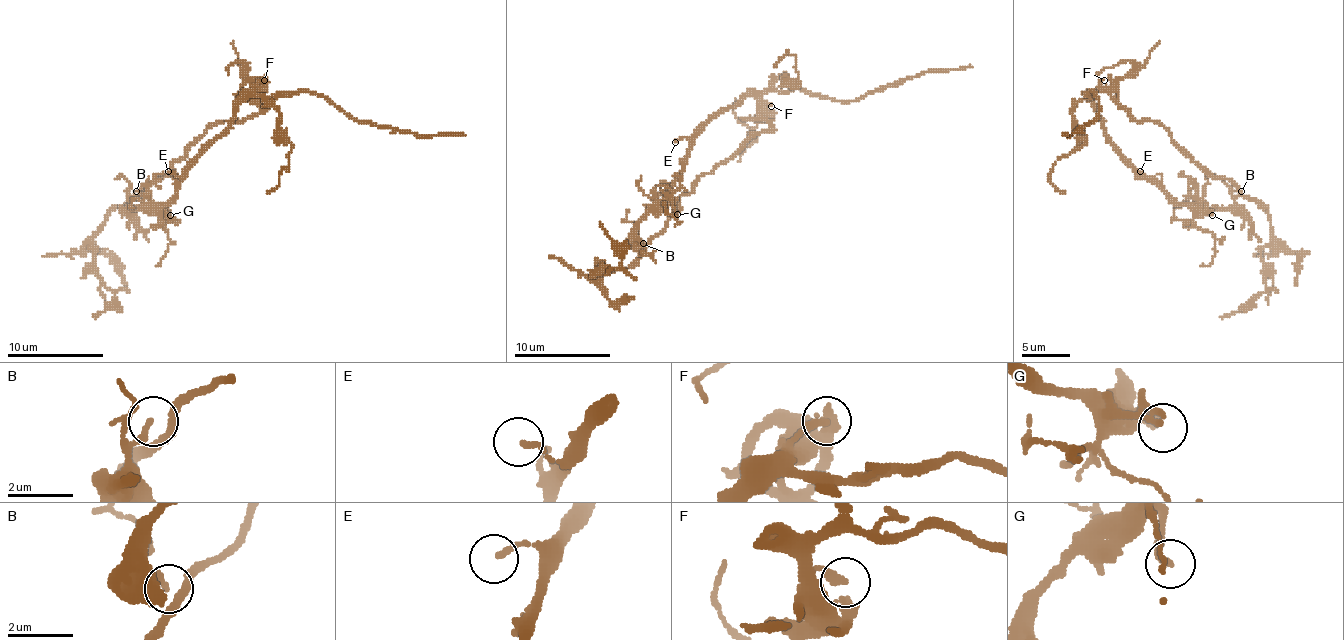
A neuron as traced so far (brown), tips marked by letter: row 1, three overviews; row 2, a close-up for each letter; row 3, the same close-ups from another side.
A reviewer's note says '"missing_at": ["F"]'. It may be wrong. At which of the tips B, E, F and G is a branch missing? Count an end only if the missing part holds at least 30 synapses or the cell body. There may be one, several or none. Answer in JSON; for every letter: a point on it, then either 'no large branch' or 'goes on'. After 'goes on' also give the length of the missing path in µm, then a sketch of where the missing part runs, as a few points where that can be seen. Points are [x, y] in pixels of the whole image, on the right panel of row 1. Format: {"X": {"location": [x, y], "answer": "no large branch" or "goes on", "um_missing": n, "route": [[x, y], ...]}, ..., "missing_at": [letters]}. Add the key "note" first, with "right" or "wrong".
{"note": "right", "B": {"location": [1241, 191], "answer": "no large branch"}, "E": {"location": [1140, 171], "answer": "no large branch"}, "F": {"location": [1104, 80], "answer": "goes on", "um_missing": 45}, "G": {"location": [1212, 215], "answer": "no large branch"}, "missing_at": ["F"]}

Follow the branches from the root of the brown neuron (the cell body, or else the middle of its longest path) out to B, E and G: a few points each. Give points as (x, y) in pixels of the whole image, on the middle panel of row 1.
B: (742, 147), (769, 127), (755, 96), (723, 108), (692, 142), (670, 193), (638, 224), (636, 236), (643, 243)
E: (742, 147), (769, 127), (759, 115), (759, 101), (755, 96), (723, 108), (694, 135), (675, 142)
G: (742, 147), (769, 127), (755, 96), (723, 108), (692, 142), (687, 164), (670, 190), (677, 214)

